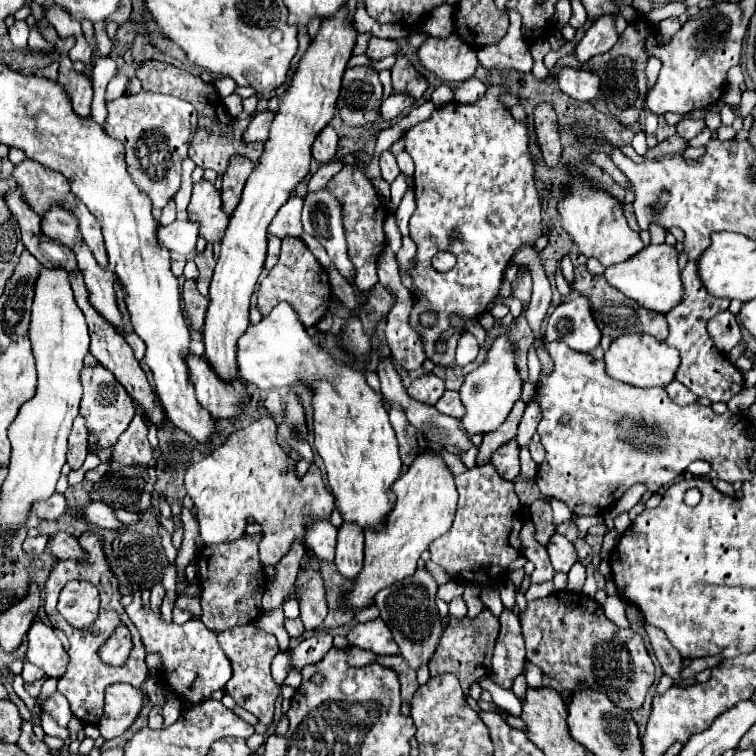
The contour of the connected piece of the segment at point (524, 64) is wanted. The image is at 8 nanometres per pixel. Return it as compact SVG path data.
M509 11L509 21L509 31L501 41L476 50L479 64L486 70L510 69L529 73L533 67L533 57L521 35L521 15L517 11Z

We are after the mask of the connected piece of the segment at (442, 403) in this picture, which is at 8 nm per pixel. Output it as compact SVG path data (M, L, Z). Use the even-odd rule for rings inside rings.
M445 391L443 397L435 403L435 407L445 413L445 415L451 415L455 419L461 419L465 415L465 407L463 403L459 401L459 393L457 391Z

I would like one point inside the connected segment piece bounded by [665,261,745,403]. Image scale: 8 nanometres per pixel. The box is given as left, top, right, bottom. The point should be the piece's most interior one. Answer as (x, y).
(704, 370)

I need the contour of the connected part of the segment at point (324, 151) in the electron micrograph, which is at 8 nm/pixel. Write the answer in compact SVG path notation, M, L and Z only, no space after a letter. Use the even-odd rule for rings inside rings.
M327 125L327 127L319 133L319 137L315 139L315 143L313 143L313 157L315 157L315 161L319 161L319 163L329 163L329 161L335 157L337 141L339 141L339 137L337 137L335 129L333 129L331 125Z

